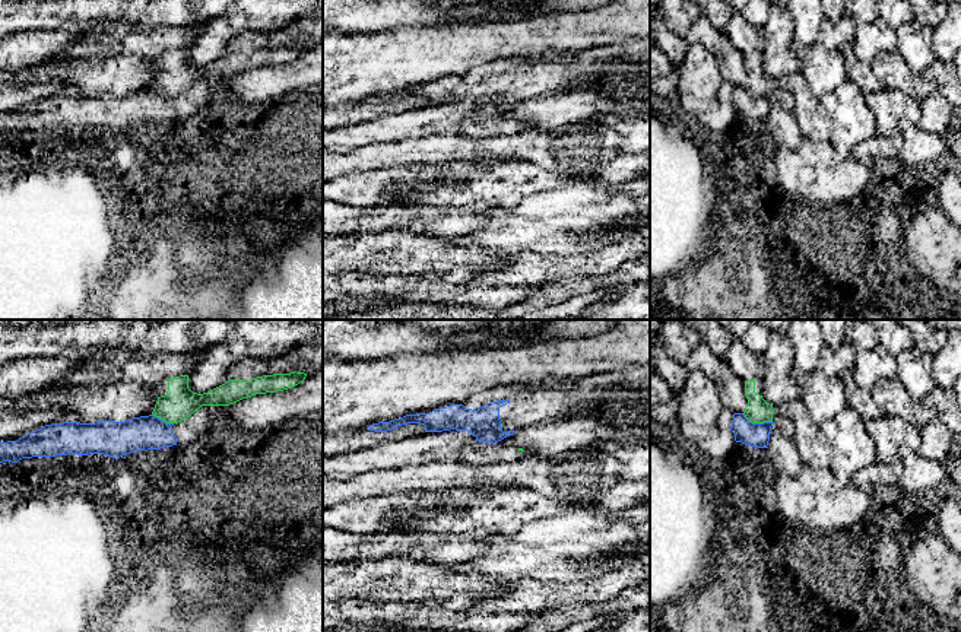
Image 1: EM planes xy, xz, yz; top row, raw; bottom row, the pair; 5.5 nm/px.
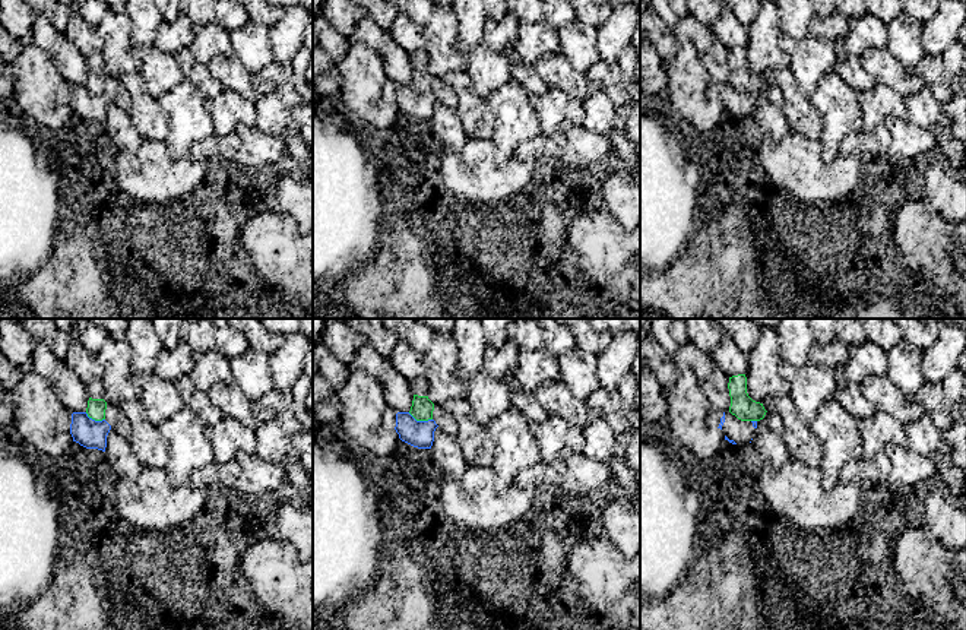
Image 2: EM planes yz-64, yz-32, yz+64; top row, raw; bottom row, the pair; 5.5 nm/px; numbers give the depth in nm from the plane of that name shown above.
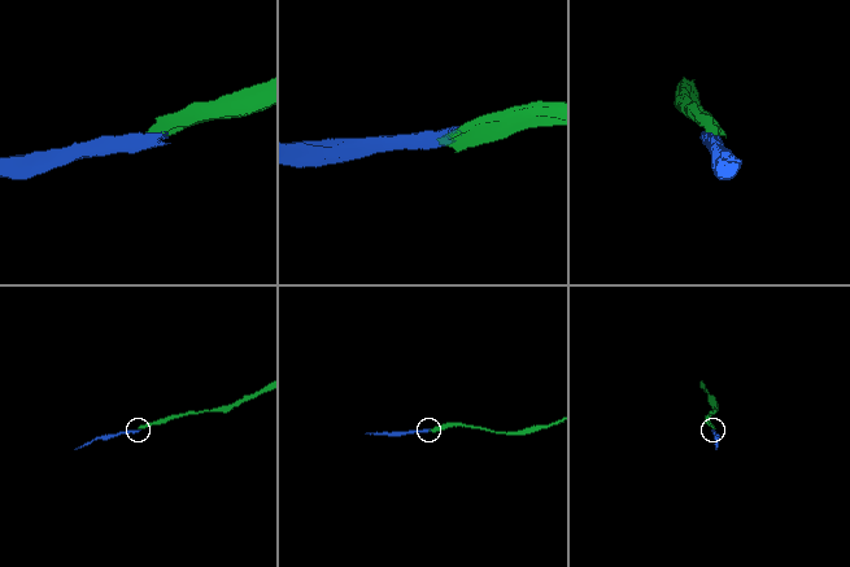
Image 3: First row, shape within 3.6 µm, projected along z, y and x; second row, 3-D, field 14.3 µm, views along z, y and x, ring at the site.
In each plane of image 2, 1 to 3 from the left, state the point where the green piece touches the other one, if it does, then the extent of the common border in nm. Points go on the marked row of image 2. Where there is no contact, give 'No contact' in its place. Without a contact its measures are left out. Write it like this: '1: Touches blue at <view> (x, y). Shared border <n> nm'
1: Touches blue at yz-64 (94, 420). Shared border 120 nm
2: Touches blue at yz-32 (420, 421). Shared border 140 nm
3: Touches blue at yz+64 (754, 421). Shared border 30 nm

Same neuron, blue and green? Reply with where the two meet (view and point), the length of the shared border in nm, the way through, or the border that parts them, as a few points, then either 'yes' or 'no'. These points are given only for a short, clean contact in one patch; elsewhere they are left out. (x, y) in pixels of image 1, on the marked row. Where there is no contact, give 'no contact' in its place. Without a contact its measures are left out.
contact yz (757, 424); length 180 nm; border yz (742, 413), (752, 422), (771, 422); no

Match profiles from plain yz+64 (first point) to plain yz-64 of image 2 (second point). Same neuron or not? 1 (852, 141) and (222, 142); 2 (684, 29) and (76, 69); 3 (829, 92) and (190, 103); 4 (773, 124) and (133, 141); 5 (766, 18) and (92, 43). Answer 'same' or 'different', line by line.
1: same
2: same
3: same
4: same
5: different

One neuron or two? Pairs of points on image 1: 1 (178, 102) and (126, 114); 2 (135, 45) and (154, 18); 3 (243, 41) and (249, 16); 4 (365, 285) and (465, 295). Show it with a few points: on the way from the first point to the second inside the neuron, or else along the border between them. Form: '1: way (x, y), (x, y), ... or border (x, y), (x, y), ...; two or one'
1: way (165, 107), (139, 107); one
2: border (183, 25), (146, 27); two
3: border (278, 29), (240, 34), (225, 53); two
4: way (390, 286), (440, 292); one

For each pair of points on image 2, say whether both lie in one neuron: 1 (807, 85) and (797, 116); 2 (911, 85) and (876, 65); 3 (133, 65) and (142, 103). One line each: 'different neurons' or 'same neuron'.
1: different neurons
2: same neuron
3: different neurons

